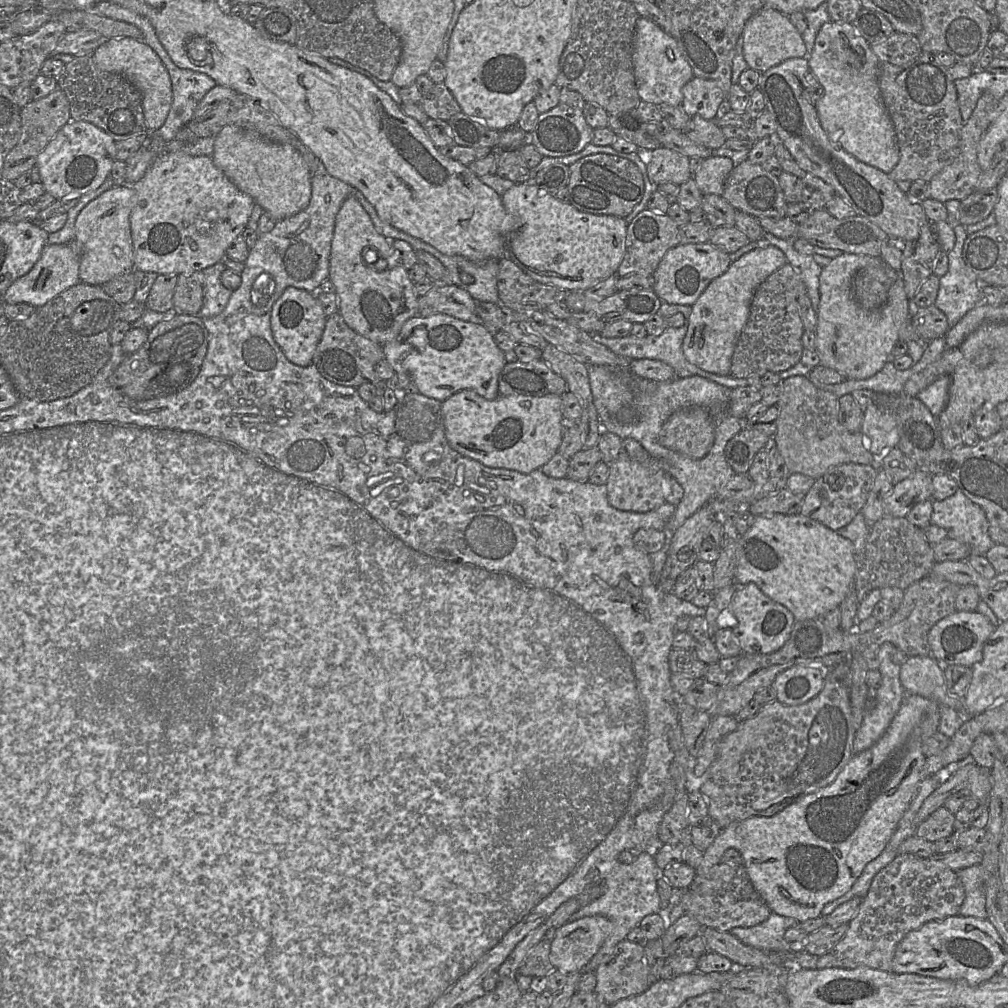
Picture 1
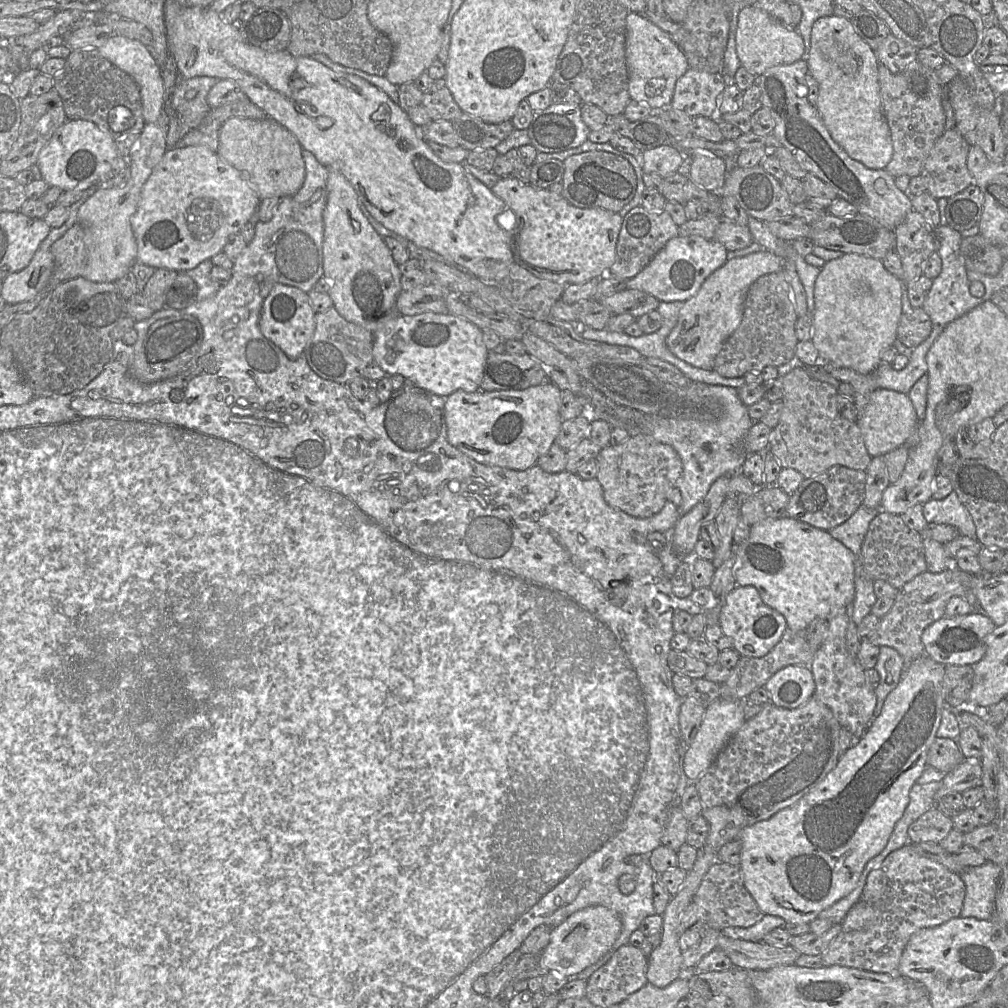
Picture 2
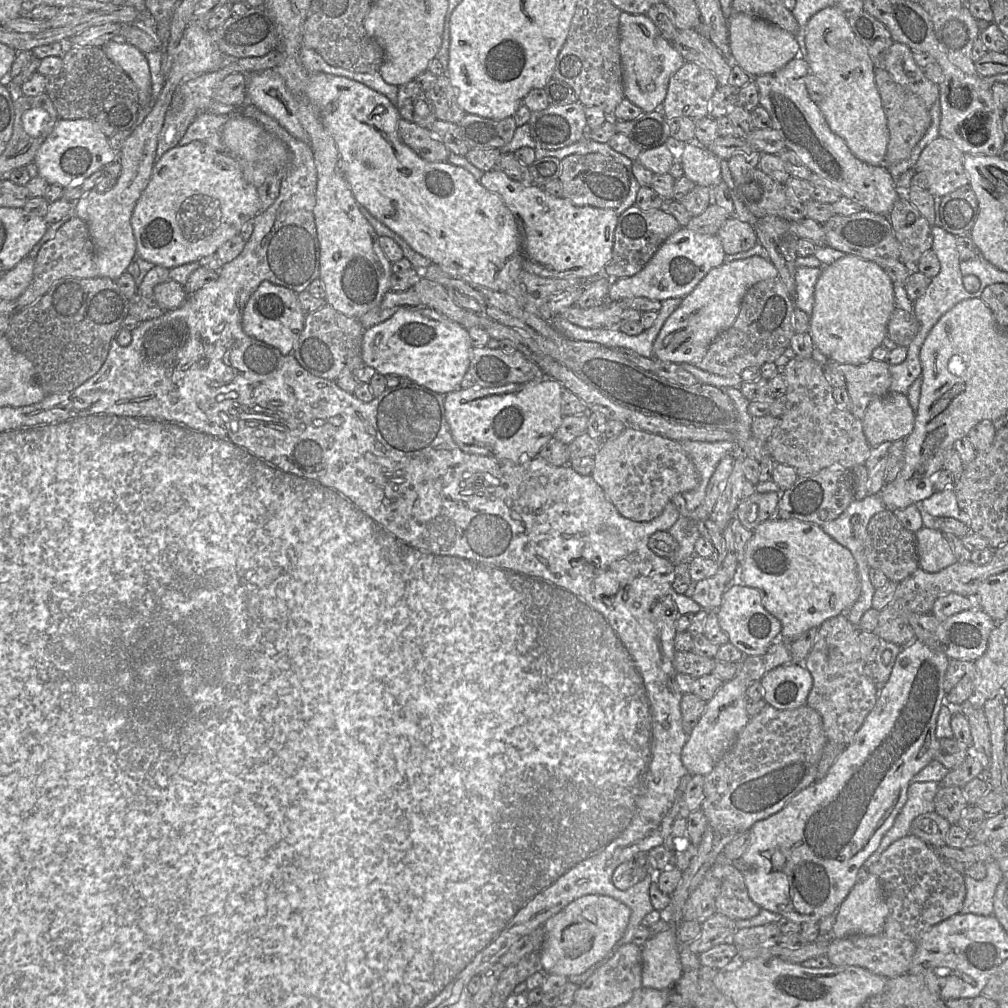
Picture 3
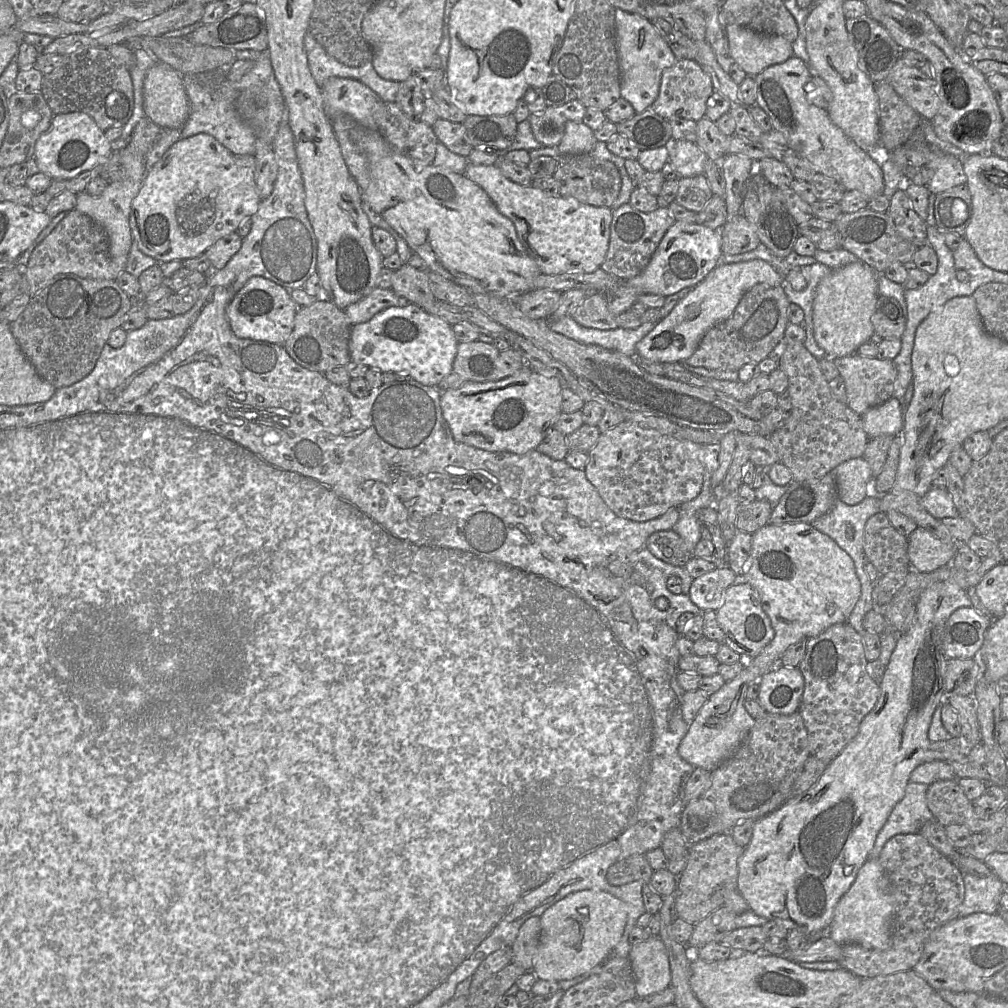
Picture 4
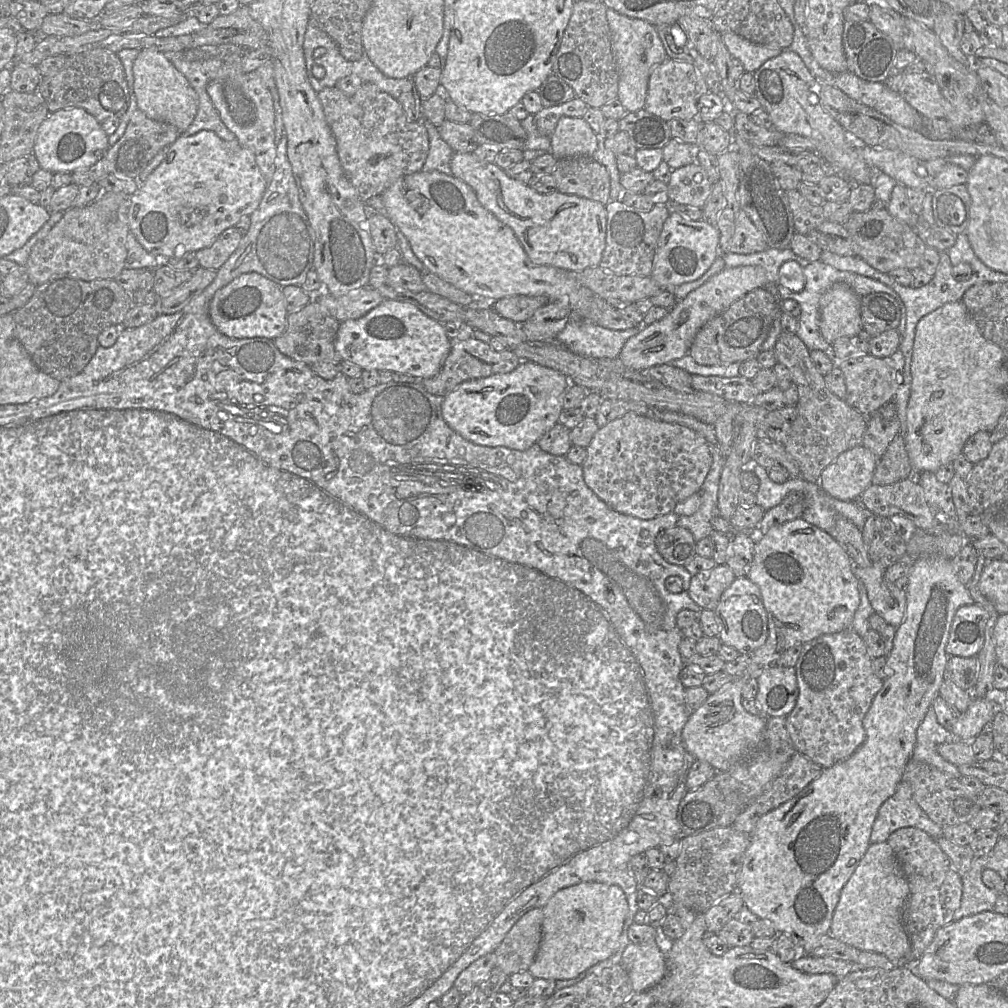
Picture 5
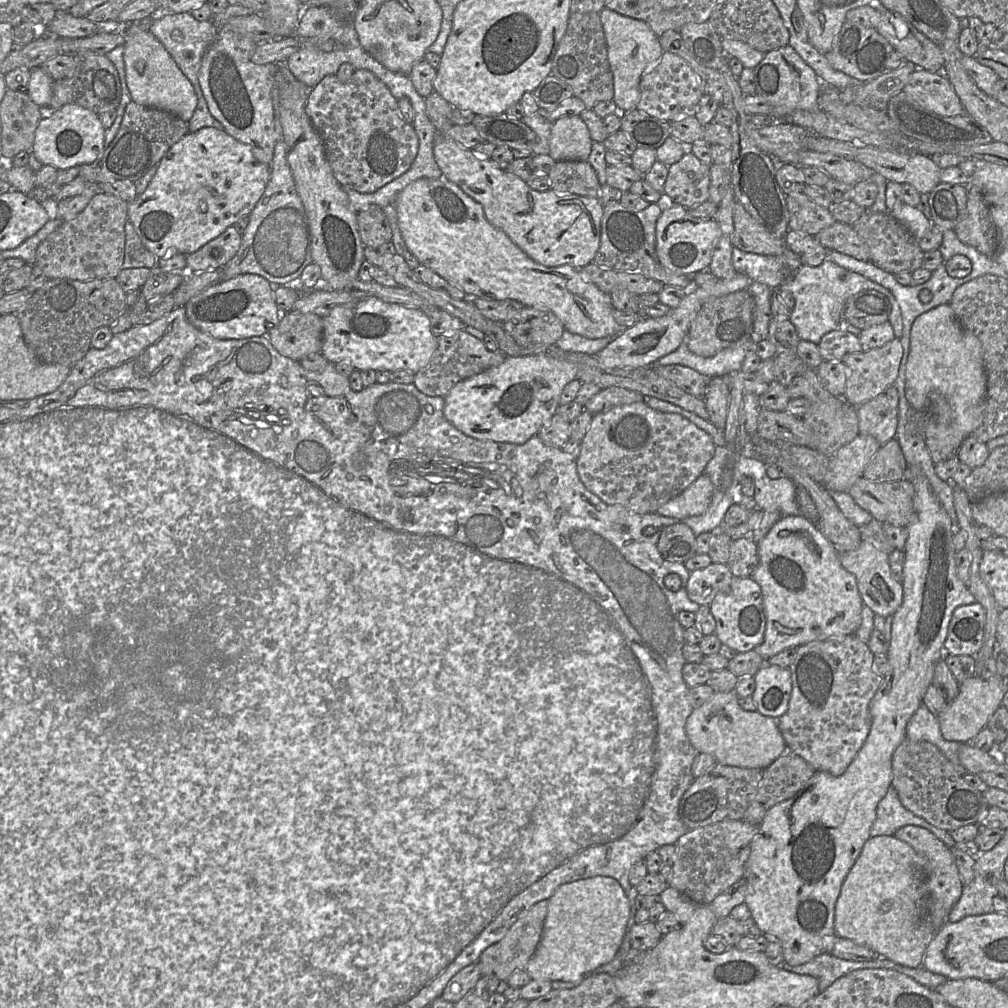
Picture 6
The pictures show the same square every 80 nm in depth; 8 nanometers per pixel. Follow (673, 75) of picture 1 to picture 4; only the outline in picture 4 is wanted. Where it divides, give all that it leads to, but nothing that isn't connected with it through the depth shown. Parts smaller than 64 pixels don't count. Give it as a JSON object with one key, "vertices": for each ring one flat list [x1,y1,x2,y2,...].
{"vertices":[[615,9,615,43,620,67,621,98,631,103,636,113,650,108,659,94,662,72,678,60,651,21]]}

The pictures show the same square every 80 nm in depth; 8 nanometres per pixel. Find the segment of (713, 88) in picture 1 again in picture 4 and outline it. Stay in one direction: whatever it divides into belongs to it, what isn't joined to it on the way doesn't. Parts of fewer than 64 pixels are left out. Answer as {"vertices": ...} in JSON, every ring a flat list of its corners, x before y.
{"vertices":[[679,59,662,72,659,94,652,108,666,120,679,117,698,121,705,117,707,102,713,93,713,82,709,74,694,60]]}

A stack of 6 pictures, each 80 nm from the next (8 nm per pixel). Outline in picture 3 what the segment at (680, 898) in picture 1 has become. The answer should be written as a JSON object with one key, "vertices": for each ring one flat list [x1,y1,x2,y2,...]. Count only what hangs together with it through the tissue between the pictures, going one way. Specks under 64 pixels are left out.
{"vertices":[[733,864,713,865,711,872,719,880,716,912,736,920,750,919,761,908,749,897,742,873]]}

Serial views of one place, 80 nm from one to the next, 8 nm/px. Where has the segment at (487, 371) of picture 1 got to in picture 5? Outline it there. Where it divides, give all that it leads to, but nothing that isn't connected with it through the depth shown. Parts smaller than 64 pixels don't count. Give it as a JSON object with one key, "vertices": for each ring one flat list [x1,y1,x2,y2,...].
{"vertices":[[384,300,364,316,341,322,335,339,341,361,356,364,363,370,409,374,419,381,440,371,450,347,451,340,442,323,410,303,394,300]]}

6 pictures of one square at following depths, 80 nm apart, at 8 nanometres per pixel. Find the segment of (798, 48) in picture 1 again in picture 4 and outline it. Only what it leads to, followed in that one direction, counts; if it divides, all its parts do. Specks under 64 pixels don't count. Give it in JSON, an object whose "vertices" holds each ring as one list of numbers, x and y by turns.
{"vertices":[[737,24,727,25,726,34,731,56,751,76,794,55,792,43,782,36,761,34]]}

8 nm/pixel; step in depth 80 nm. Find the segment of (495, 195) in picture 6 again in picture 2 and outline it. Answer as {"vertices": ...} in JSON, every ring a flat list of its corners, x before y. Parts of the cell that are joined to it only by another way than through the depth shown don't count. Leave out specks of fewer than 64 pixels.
{"vertices":[[500,178,490,188,517,215,517,226,513,236,513,260,536,277,565,284,580,284,598,278,616,258,616,245,623,217,619,212,602,208,579,208,564,197,555,198,547,189,523,184,514,178]]}

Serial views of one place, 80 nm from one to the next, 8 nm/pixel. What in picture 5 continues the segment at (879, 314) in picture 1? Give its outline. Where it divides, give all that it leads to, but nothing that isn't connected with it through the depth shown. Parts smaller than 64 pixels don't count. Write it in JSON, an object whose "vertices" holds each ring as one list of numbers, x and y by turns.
{"vertices":[[843,283,835,284,822,296,820,331,827,343,863,332,860,306,861,297]]}

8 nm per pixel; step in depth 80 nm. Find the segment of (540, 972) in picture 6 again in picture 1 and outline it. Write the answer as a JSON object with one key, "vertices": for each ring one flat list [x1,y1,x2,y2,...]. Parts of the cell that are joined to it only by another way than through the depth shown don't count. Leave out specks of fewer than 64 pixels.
{"vertices":[[601,915,568,921,553,932,550,962,565,974,582,973,613,929,612,921]]}

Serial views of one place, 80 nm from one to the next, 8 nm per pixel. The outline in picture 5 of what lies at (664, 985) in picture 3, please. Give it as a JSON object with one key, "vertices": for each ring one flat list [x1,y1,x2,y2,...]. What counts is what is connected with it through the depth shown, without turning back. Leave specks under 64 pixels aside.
{"vertices":[[629,943,622,954,625,969,634,993,648,991,660,983,667,974,665,954,657,943]]}

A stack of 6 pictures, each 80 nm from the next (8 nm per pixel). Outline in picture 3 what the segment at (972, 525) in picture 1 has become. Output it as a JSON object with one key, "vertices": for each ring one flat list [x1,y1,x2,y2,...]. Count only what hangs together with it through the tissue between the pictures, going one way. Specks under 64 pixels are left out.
{"vertices":[[954,489,935,491,929,498,915,505,919,508,923,521,929,516,949,517,963,522,970,528,969,516,959,508]]}

